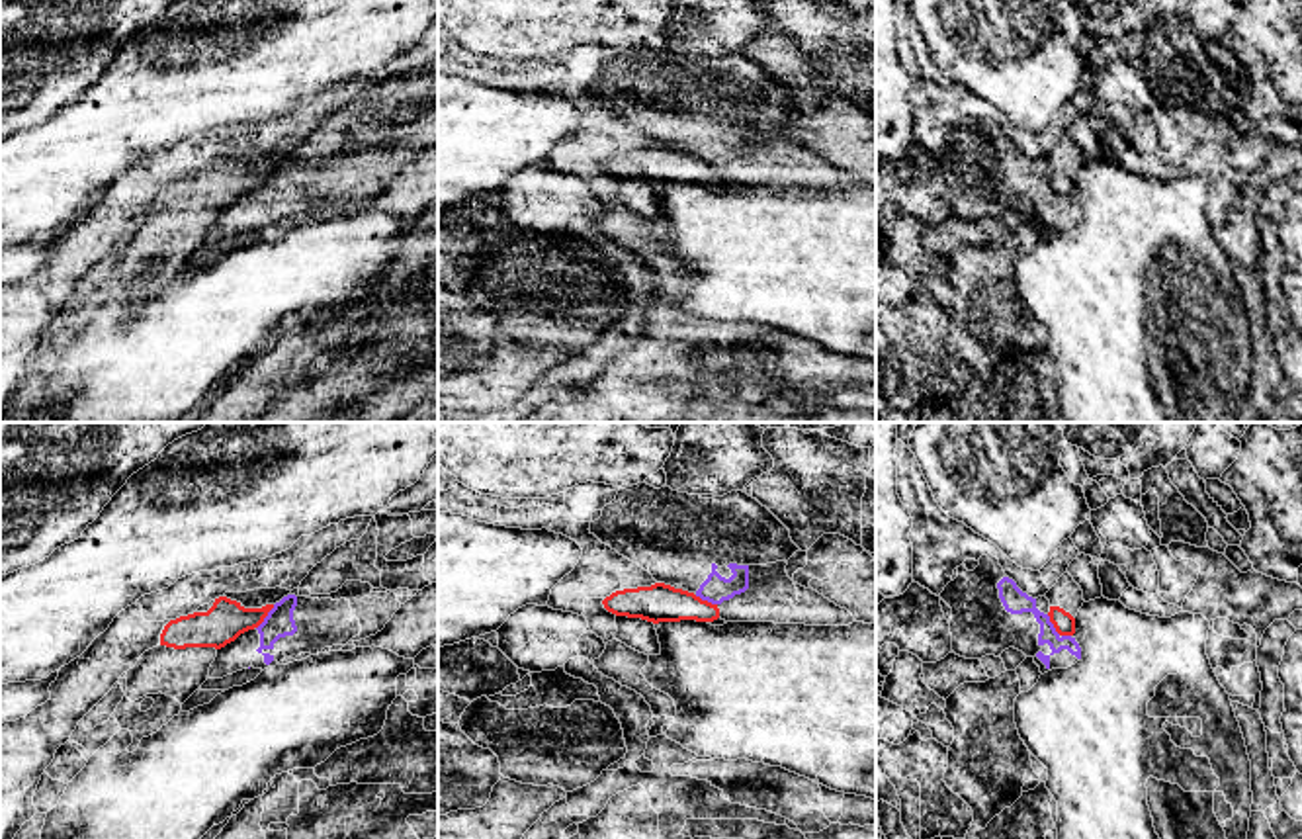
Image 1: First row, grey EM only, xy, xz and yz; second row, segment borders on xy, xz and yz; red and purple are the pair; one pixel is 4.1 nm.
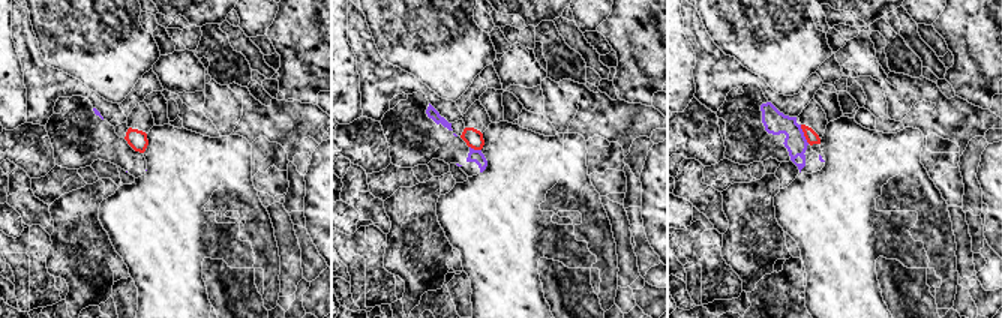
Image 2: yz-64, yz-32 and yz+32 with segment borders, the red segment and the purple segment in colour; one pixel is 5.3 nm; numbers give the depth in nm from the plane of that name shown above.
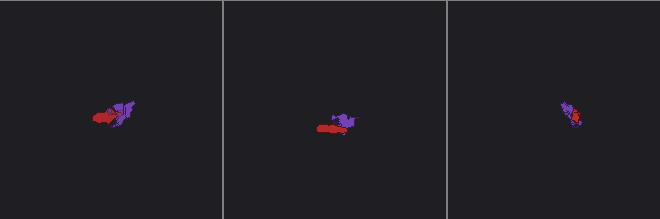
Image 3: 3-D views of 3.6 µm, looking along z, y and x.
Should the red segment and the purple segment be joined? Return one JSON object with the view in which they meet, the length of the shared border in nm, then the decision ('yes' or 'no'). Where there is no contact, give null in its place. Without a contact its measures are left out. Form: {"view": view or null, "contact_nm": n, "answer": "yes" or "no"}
{"view": "yz", "contact_nm": 140, "answer": "no"}

